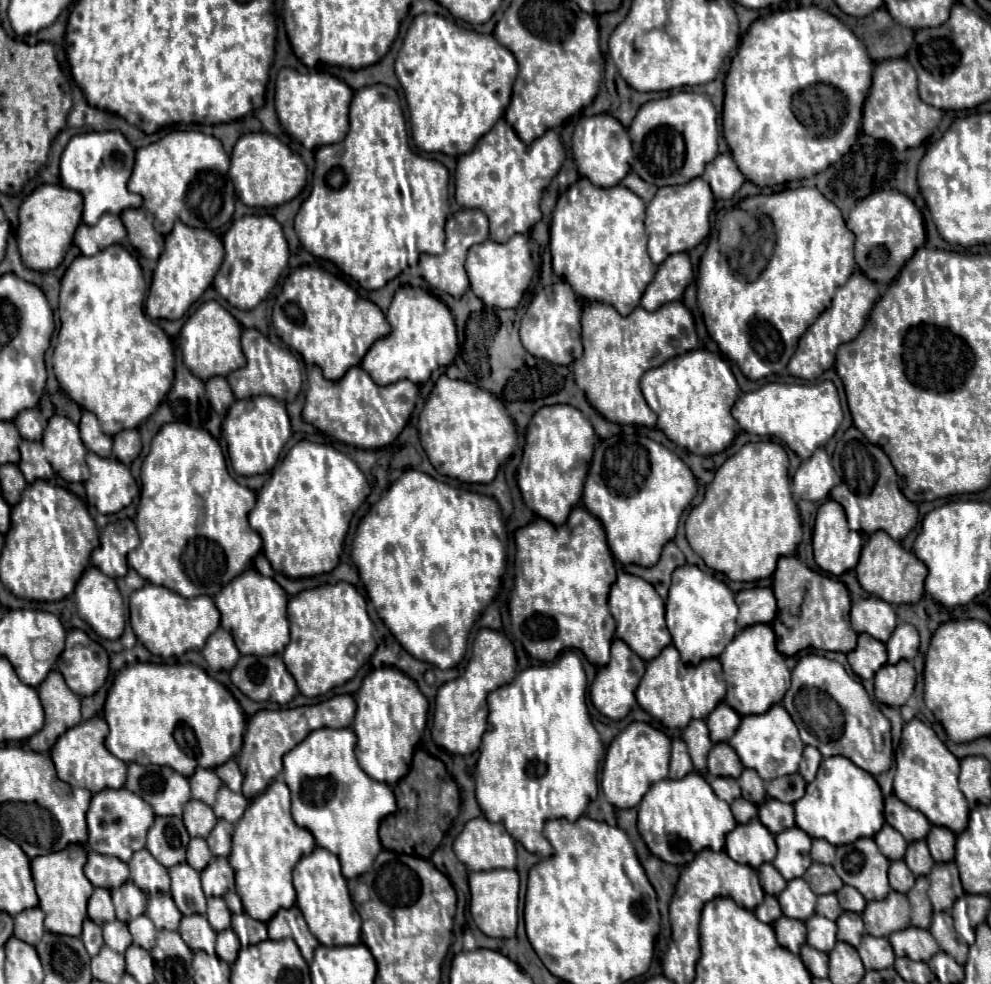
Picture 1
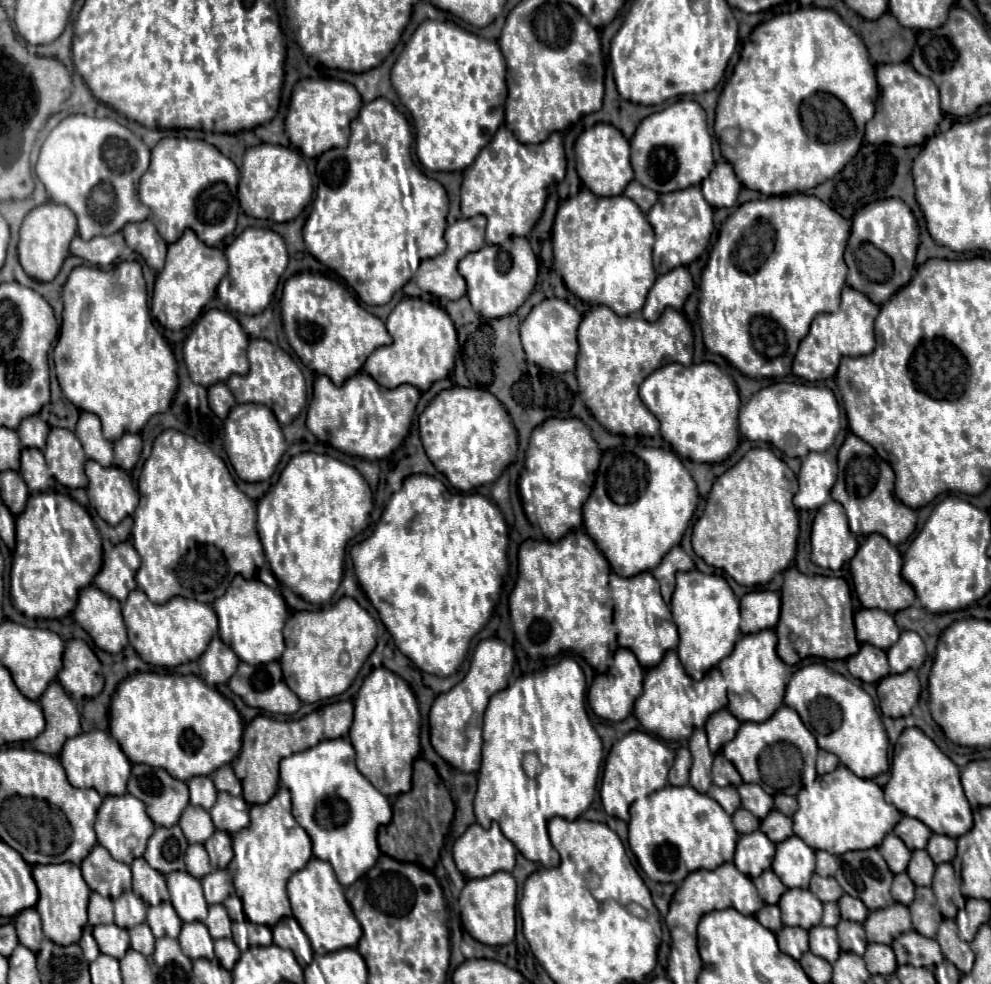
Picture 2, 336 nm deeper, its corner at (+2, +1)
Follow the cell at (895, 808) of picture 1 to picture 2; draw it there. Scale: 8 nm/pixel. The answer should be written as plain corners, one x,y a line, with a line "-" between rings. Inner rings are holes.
903,816
901,822
897,824
897,828
893,830
893,834
899,836
909,850
923,850
925,844
929,842
931,830
921,820

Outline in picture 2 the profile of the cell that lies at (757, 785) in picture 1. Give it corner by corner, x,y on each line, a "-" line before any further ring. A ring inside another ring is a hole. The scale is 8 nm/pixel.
743,782
741,786
737,786
737,792
741,796
741,806
753,812
759,820
763,820
773,810
773,798
759,784

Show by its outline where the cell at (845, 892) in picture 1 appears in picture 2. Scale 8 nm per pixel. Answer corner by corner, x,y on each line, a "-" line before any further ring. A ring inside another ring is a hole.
843,894
841,900
837,902
839,908
841,908
841,918
845,920
853,920
853,922
865,922
869,910
865,908
865,904
849,894

